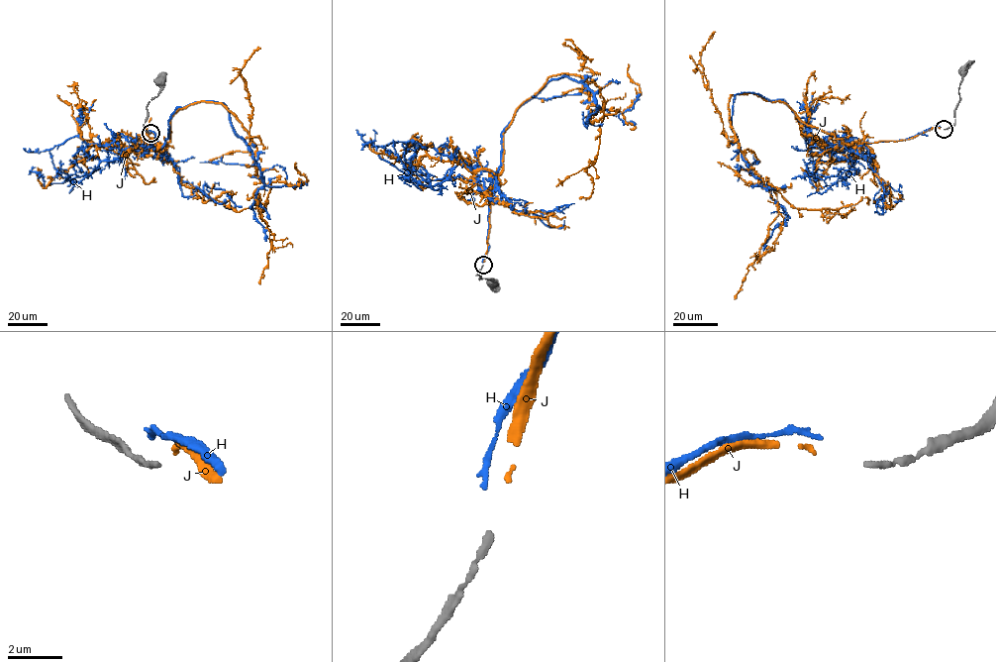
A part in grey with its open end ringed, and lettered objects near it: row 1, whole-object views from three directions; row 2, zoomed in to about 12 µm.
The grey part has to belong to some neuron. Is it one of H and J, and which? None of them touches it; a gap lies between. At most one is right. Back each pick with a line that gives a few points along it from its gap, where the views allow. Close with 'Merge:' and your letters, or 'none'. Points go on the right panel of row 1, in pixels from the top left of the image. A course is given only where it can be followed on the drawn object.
J: via (940, 128), (846, 144), (787, 105), (731, 94), (739, 150), (773, 189), (778, 215), (735, 299)
Merge: J

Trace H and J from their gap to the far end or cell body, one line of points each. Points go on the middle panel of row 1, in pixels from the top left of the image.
H: (482, 262), (501, 134), (515, 112), (547, 82), (564, 76), (593, 92), (597, 107), (586, 126), (599, 104)
J: (484, 262), (503, 132), (516, 110), (548, 77), (574, 74), (589, 83), (592, 118), (604, 101), (593, 79)

